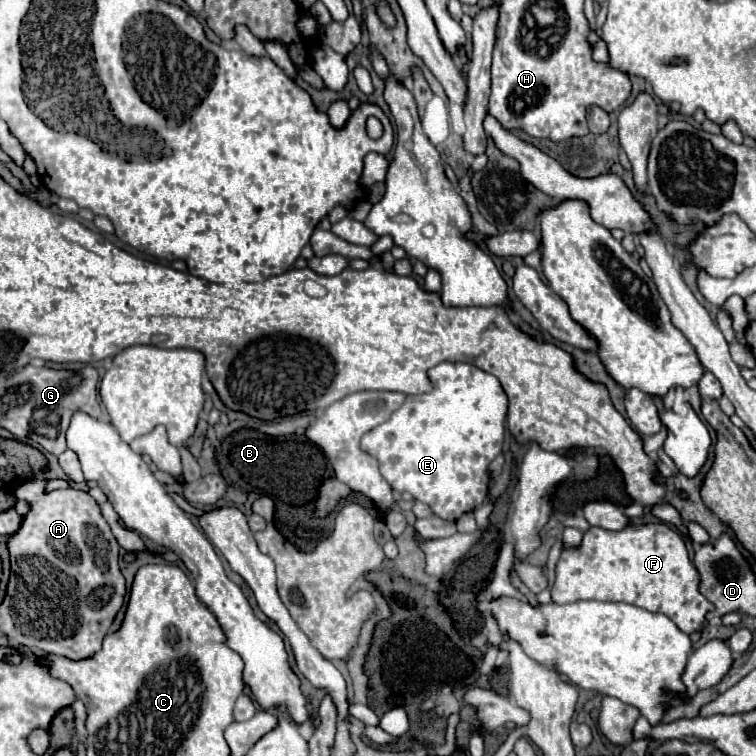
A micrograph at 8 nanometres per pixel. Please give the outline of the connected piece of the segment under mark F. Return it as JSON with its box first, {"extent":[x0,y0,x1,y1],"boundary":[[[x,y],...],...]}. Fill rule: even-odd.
{"extent":[552,524,712,632],"boundary":[[[628,524],[622,530],[610,532],[600,528],[588,528],[580,546],[564,548],[556,564],[556,578],[552,584],[552,600],[556,604],[568,604],[576,600],[600,600],[600,602],[626,602],[640,606],[648,612],[666,614],[682,632],[702,632],[706,614],[712,610],[700,592],[700,574],[692,564],[686,544],[678,532],[666,524]]]}

